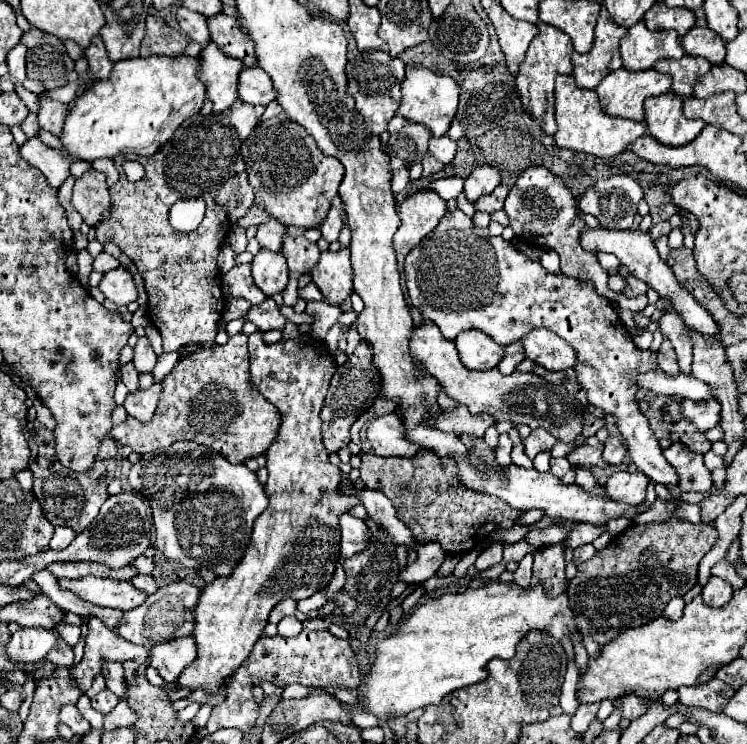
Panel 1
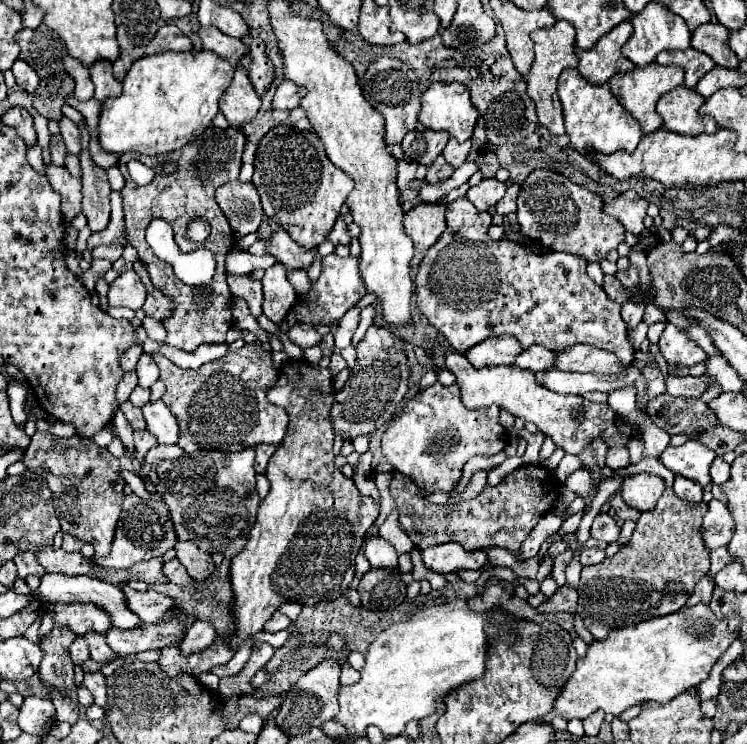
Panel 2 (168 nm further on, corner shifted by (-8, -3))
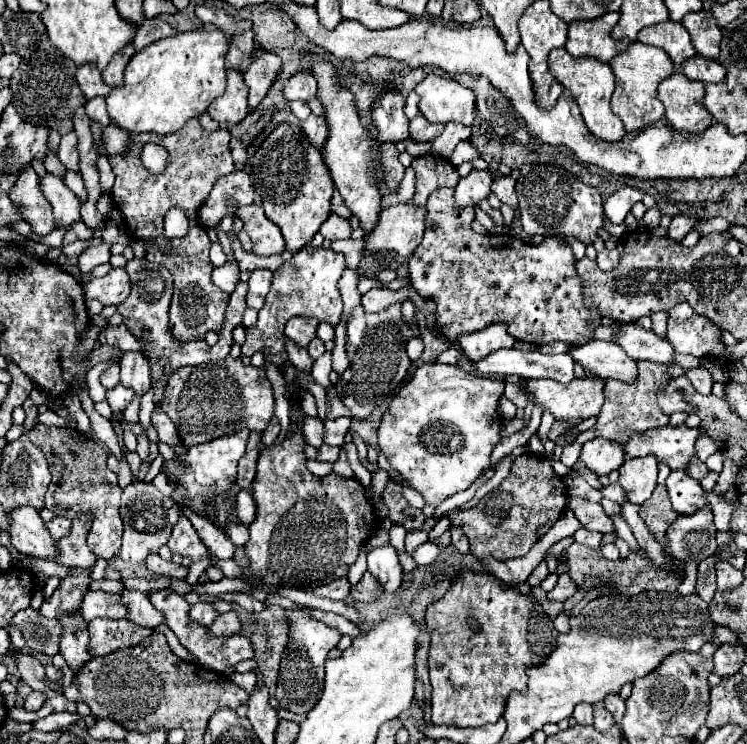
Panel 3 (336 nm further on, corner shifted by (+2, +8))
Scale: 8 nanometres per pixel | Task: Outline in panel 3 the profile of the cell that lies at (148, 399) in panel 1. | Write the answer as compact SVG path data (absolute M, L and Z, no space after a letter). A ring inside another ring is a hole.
M153 409L151 423L153 423L155 431L159 433L159 441L163 441L167 445L179 445L181 443L181 441L177 441L177 429L175 429L173 421L169 421L169 417L165 415L163 409Z

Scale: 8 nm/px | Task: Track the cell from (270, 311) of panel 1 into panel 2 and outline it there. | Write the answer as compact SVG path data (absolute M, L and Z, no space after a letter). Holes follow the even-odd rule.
M295 324L291 330L287 330L287 336L291 338L291 342L295 342L301 348L311 348L321 342L321 336L317 334L317 330L309 324Z

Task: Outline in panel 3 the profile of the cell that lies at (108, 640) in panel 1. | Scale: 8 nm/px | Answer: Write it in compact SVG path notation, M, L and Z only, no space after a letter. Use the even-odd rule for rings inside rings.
M229 611L229 613L223 613L221 617L217 617L213 621L213 625L207 627L207 635L209 637L231 637L235 633L239 633L239 619L237 619L237 613L235 611Z

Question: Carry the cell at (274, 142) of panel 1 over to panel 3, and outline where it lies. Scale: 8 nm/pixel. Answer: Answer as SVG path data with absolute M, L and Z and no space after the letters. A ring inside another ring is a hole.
M279 123L271 135L259 145L251 159L251 181L255 193L261 195L265 215L281 229L287 251L303 249L311 243L321 223L329 217L329 205L335 191L331 173L321 157L321 151L307 139L301 127ZM279 151L279 163L271 163L273 153Z

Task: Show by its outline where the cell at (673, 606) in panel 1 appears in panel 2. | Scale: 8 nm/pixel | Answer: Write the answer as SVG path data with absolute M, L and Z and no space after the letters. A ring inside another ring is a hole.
M707 574L707 576L697 584L695 592L693 592L691 598L687 600L687 606L695 606L695 604L699 604L701 600L709 600L711 594L713 594L713 590L715 590L715 582L713 582L711 576Z

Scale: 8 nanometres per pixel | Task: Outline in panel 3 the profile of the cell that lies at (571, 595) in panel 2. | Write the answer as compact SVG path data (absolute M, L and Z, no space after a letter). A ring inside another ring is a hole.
M563 573L563 575L559 575L559 581L557 581L555 589L549 591L547 597L555 599L555 601L567 601L575 593L577 593L577 585L573 585L573 581L569 579L569 575Z

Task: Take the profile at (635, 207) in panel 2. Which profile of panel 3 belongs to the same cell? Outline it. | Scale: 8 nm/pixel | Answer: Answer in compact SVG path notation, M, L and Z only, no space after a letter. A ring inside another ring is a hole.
M623 187L619 191L615 191L607 201L605 201L605 215L609 217L611 223L619 225L627 213L631 211L631 207L643 199L643 191L633 189L633 187Z

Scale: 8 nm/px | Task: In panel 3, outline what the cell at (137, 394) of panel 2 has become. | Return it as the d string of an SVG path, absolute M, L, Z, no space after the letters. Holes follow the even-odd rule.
M121 383L117 387L113 387L111 391L107 391L107 403L111 405L111 409L117 413L117 411L123 411L133 399L133 393L131 389L123 387Z

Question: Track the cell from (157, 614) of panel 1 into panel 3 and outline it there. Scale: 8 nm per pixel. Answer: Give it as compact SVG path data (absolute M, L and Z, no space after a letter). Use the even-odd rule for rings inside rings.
M93 619L89 621L89 637L91 637L91 653L93 655L103 655L109 651L125 649L137 645L143 637L151 635L153 631L147 627L137 627L129 625L125 619Z

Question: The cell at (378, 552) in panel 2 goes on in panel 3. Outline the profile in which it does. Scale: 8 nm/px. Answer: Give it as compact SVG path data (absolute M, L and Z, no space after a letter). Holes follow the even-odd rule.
M375 547L367 553L367 563L369 563L369 573L373 573L373 577L377 577L381 581L381 585L385 587L387 593L397 591L397 587L401 585L401 565L397 559L395 549L389 547Z

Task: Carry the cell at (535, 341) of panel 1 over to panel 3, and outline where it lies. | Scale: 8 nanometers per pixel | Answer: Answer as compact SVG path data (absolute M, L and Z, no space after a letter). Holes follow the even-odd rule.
M589 341L585 345L573 345L567 351L583 369L591 371L601 379L633 381L637 377L637 365L631 357L623 353L617 343L609 341Z

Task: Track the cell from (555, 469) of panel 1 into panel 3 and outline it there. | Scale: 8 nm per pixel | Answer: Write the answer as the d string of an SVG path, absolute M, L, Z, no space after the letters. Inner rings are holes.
M575 441L573 445L563 447L563 455L561 455L561 463L567 467L573 467L573 463L579 459L579 451L581 451L581 441Z

